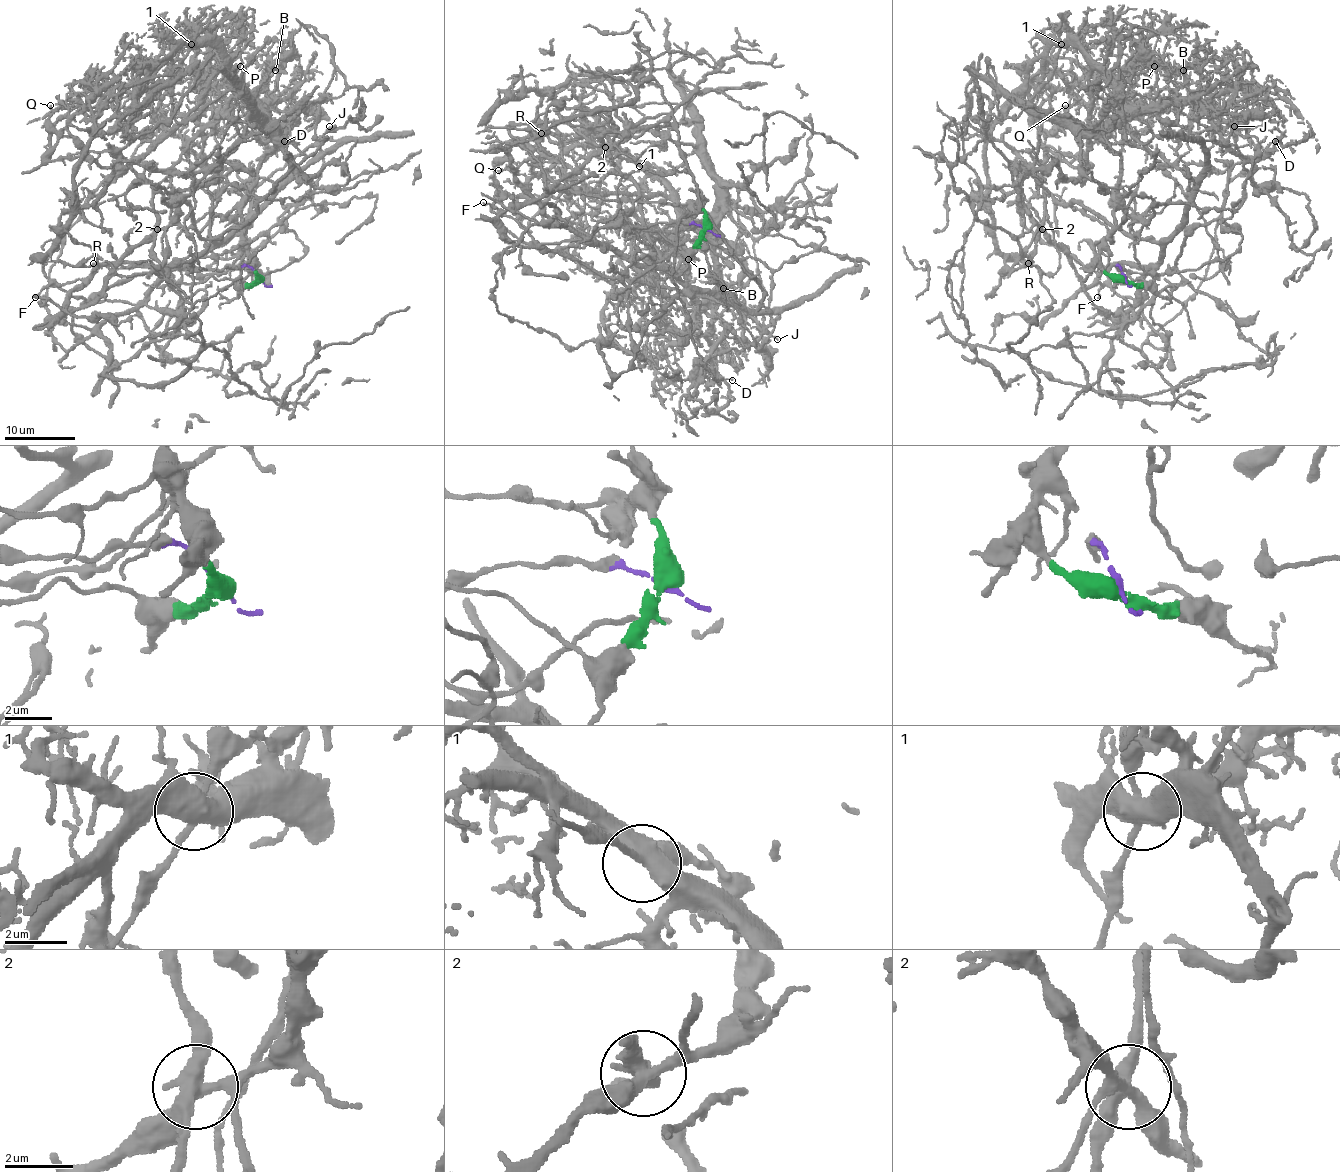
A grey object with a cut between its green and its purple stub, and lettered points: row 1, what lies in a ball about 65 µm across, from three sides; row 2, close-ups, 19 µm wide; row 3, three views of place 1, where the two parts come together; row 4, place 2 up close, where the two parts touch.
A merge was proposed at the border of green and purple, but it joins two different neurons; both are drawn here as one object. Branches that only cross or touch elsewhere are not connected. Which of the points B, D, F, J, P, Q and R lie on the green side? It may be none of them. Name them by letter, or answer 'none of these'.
B, D, P, Q

